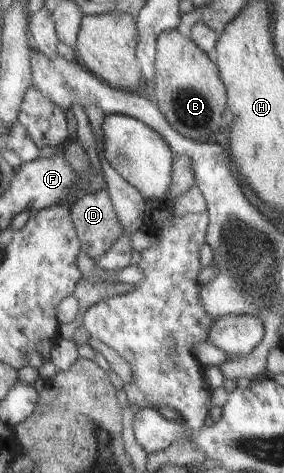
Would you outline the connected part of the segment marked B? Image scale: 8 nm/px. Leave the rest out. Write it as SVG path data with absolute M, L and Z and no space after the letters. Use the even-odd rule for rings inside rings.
M178 29L161 32L155 44L155 87L147 90L152 100L157 103L167 121L185 137L207 139L215 129L221 128L219 121L224 121L223 111L227 103L227 90L213 58L201 51L196 43Z

